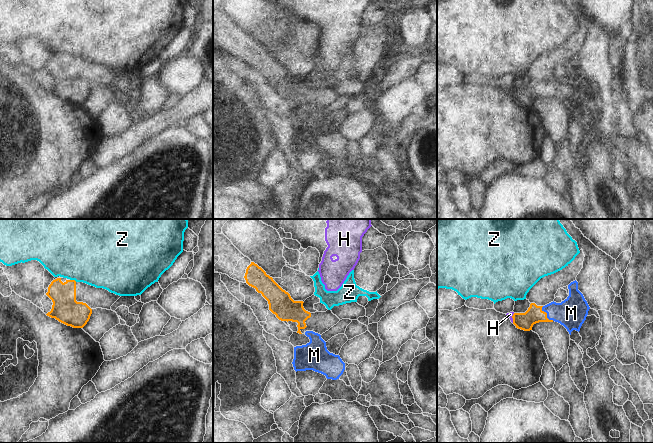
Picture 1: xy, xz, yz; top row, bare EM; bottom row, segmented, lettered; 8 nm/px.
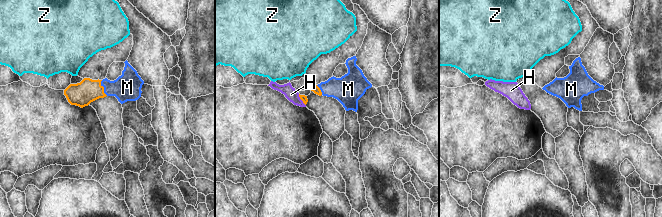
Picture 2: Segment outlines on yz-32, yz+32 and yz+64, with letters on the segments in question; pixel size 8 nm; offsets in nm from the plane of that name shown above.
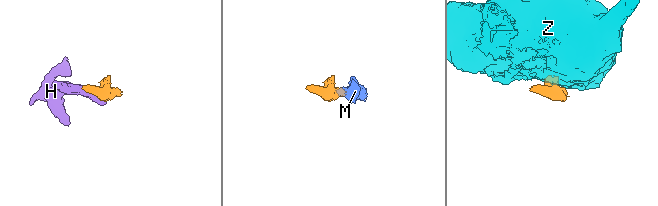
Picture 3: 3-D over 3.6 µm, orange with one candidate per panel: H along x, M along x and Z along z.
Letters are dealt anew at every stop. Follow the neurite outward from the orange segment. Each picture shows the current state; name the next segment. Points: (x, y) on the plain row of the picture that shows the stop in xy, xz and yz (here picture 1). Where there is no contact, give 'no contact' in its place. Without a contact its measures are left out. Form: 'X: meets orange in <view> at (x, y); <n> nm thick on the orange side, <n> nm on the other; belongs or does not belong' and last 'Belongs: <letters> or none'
H: meets orange in yz at (512, 93); 140 nm thick on the orange side, 40 nm on the other; does not belong
M: meets orange in yz at (546, 91); 140 nm thick on the orange side, 240 nm on the other; belongs
Z: meets orange in xy at (73, 56); 220 nm thick on the orange side, 480 nm on the other; does not belong
Belongs: M

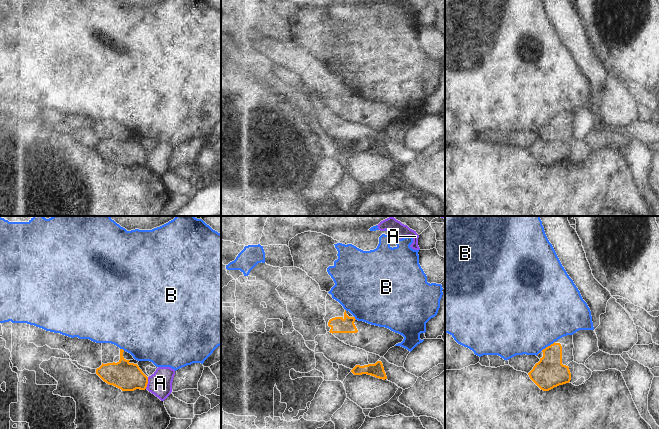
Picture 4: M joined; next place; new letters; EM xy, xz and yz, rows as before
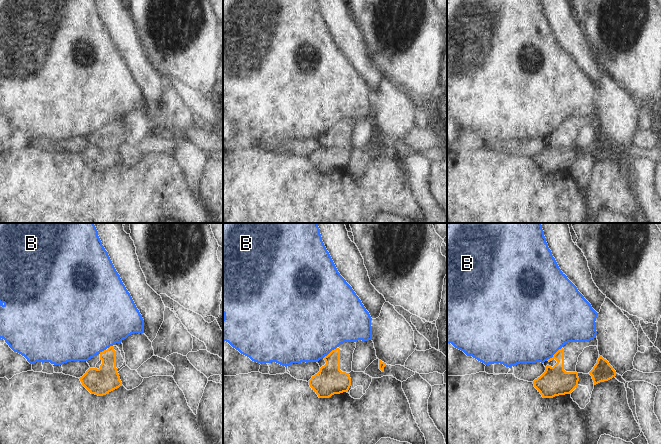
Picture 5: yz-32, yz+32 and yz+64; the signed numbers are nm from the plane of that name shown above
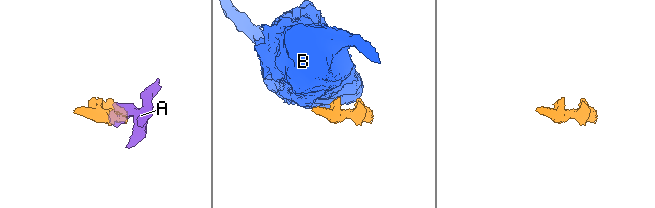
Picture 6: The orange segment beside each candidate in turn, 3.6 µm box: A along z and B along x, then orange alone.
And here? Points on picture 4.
A: meets orange in xy at (147, 159); 220 nm thick on the orange side, 190 nm on the other; does not belong
B: meets orange in yz at (548, 122); 240 nm thick on the orange side, 500 nm on the other; does not belong
Belongs: none

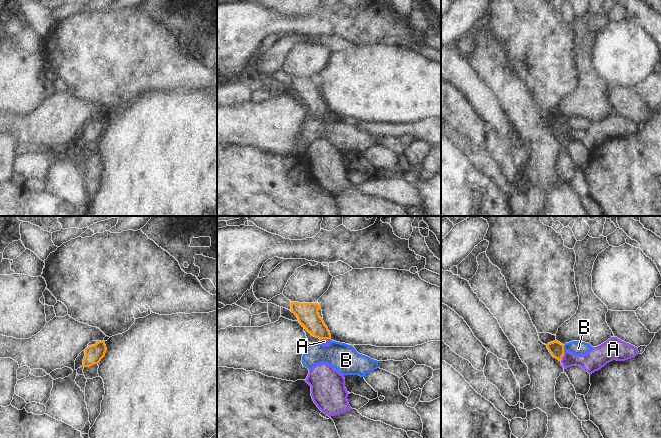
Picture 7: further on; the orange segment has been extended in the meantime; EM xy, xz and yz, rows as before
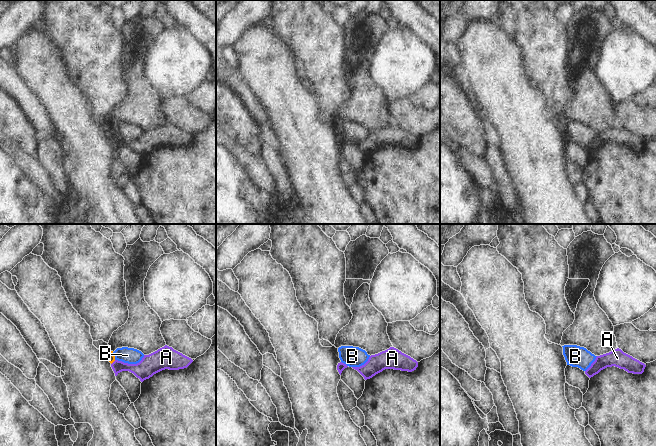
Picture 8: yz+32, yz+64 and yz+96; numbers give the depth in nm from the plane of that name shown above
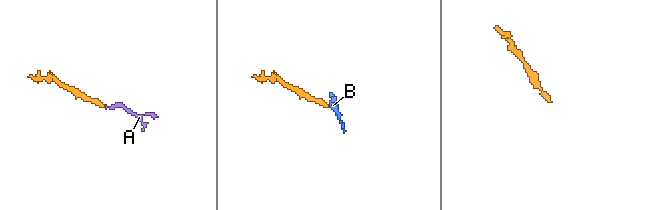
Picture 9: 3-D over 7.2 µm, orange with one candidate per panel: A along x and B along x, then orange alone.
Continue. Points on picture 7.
A: meets orange in yz at (562, 132); 110 nm thick on the orange side, 160 nm on the other; belongs
B: meets orange in yz at (563, 124); 110 nm thick on the orange side, 110 nm on the other; does not belong
Belongs: A

